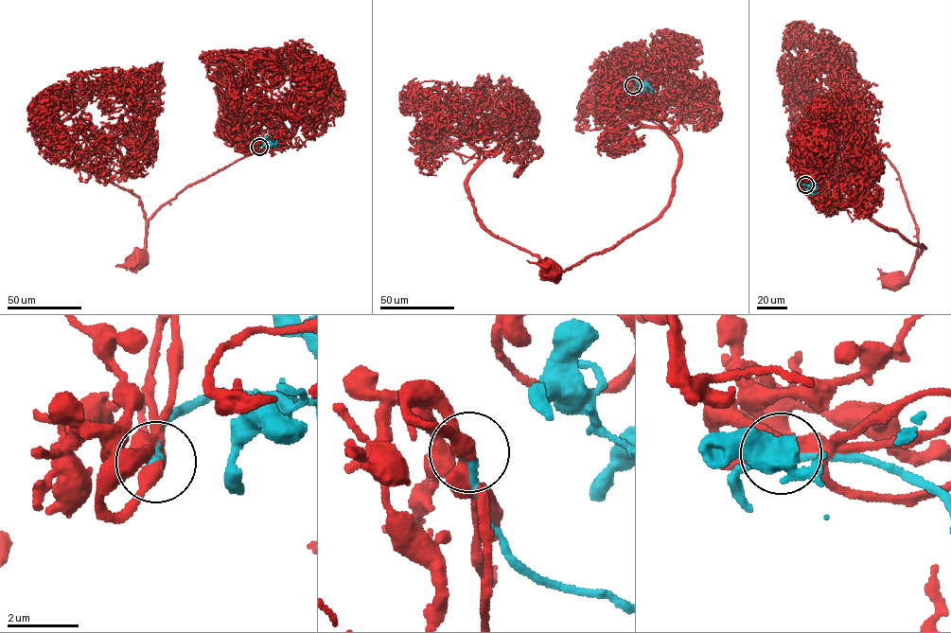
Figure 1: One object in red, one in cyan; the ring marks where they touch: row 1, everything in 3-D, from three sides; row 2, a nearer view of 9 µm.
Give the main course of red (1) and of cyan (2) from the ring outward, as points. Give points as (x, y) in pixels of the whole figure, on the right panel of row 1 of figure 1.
1: (805, 184), (826, 175), (877, 221), (905, 239), (922, 243), (924, 247), (915, 258), (910, 277), (896, 284)
2: (805, 184), (816, 186), (812, 191), (808, 188), (808, 191), (819, 192)

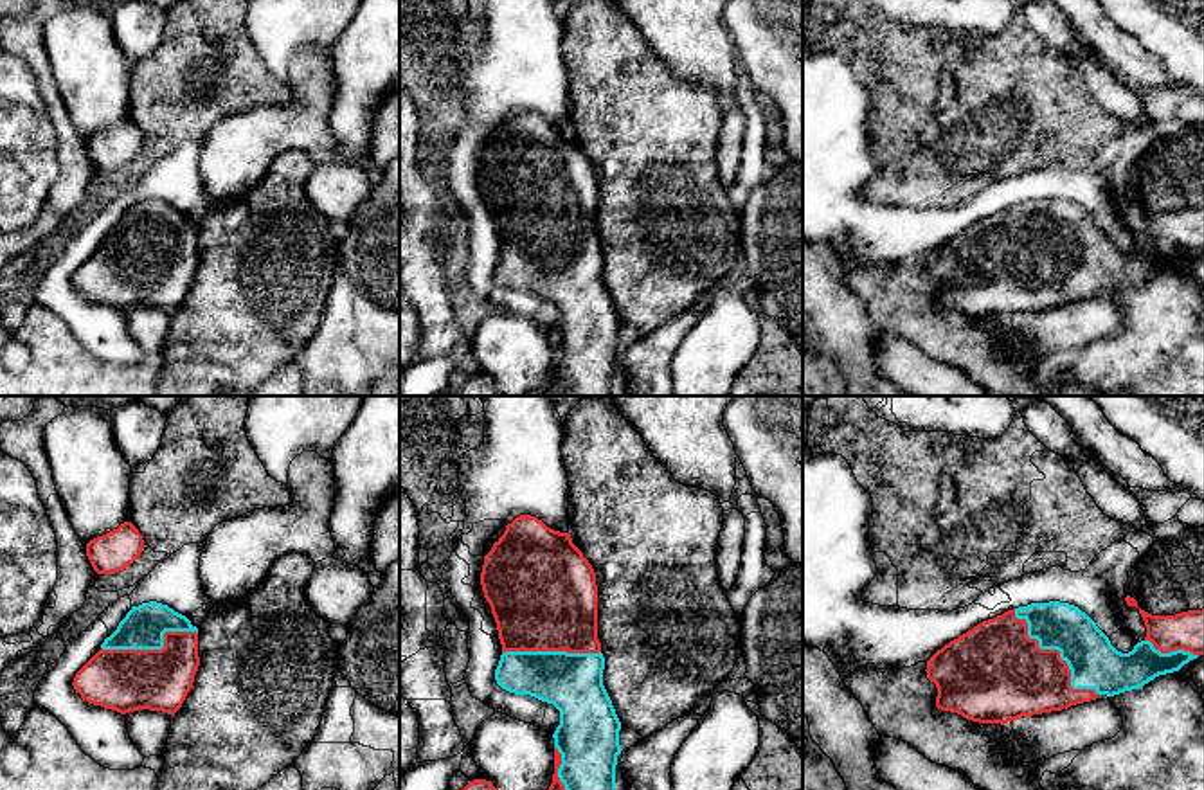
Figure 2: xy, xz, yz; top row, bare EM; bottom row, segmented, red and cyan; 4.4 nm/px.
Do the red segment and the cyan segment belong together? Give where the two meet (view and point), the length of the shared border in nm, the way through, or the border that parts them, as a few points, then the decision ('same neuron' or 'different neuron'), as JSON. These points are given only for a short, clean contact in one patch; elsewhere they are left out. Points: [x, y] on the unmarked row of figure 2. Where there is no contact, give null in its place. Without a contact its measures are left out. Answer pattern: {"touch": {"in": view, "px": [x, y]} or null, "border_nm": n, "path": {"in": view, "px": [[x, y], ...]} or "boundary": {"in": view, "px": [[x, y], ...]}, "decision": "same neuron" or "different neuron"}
{"touch": {"in": "yz", "px": [1057, 247]}, "border_nm": 550, "decision": "same neuron"}

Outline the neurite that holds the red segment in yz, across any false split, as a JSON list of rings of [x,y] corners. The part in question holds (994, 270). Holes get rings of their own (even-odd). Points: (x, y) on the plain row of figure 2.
[[[1031,200],[983,218],[927,257],[927,275],[938,284],[936,304],[972,319],[1004,322],[1091,299],[1098,292],[1139,286],[1204,252],[1204,205],[1175,212],[1152,212],[1139,205],[1139,211],[1146,234],[1128,250],[1118,248],[1096,220],[1069,200]]]

